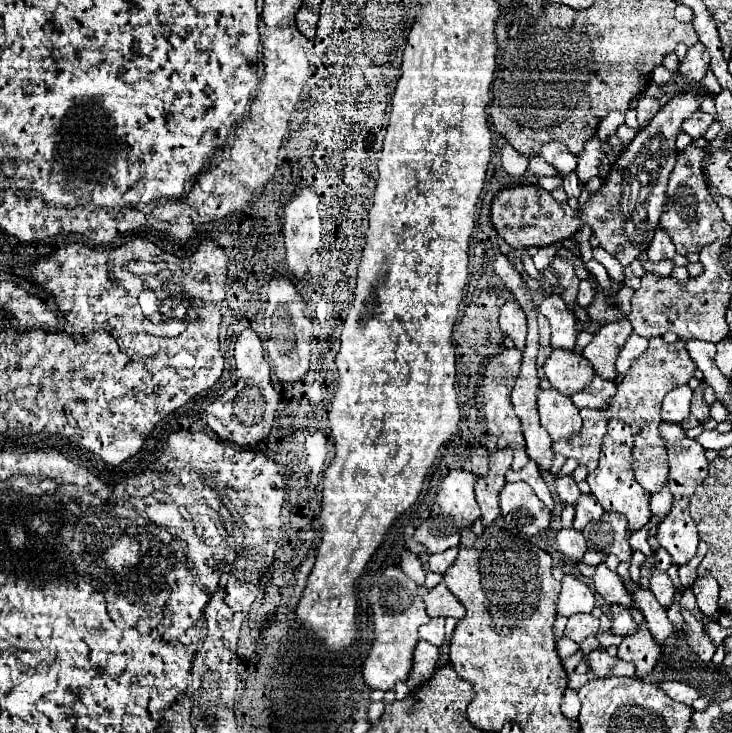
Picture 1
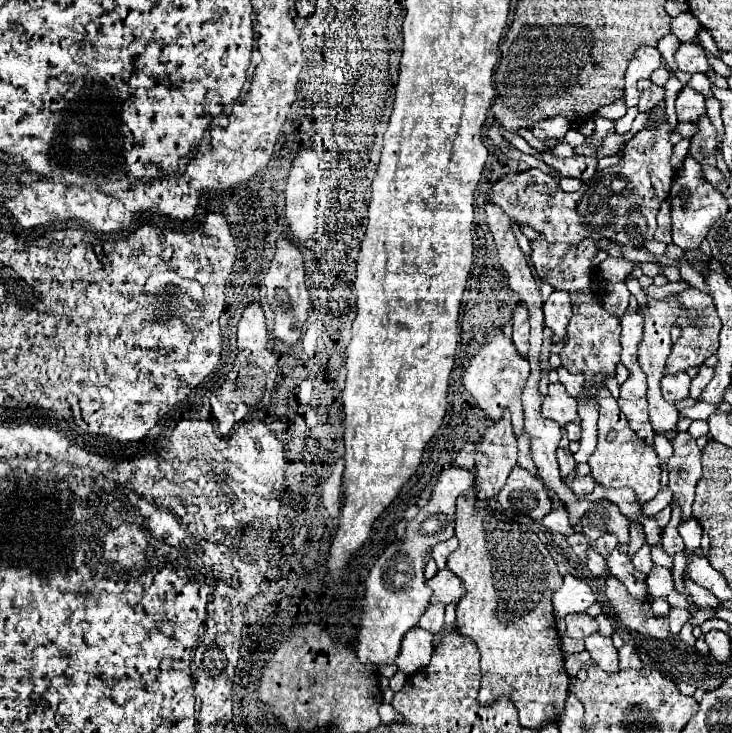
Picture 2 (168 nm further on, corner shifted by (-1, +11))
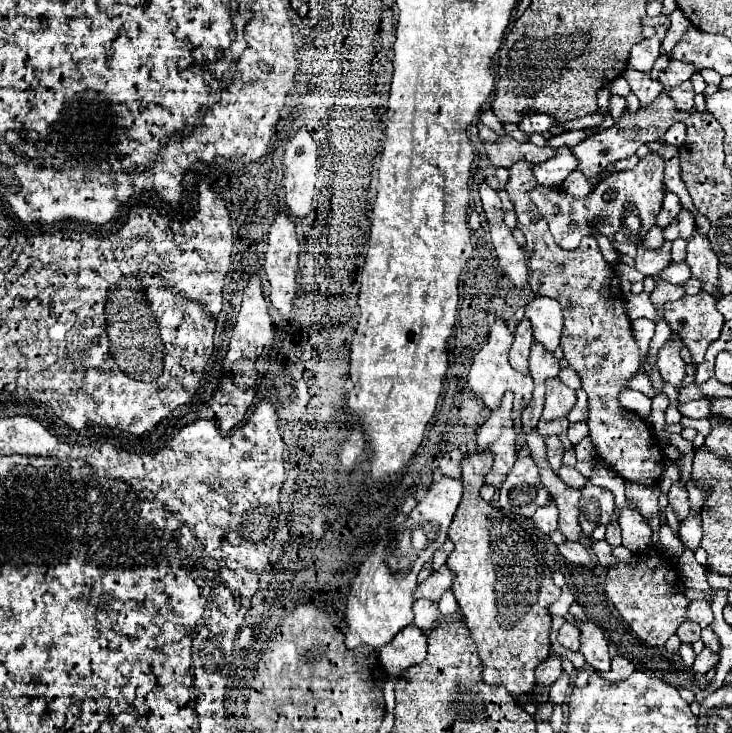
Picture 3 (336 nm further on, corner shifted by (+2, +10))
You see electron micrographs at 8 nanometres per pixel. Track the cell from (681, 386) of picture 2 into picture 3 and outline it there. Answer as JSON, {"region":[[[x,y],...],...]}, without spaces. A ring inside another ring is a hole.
{"region":[[[667,340],[667,344],[659,350],[659,360],[657,360],[659,372],[663,376],[665,382],[673,384],[675,388],[683,386],[683,378],[685,378],[685,360],[679,356],[679,348],[677,342]]]}

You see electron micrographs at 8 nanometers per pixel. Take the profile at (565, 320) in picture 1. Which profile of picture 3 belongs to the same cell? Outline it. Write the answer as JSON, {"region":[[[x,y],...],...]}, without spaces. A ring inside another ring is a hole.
{"region":[[[539,296],[527,304],[525,316],[531,320],[535,340],[541,342],[549,352],[553,352],[559,346],[559,338],[563,332],[561,304],[553,298]]]}

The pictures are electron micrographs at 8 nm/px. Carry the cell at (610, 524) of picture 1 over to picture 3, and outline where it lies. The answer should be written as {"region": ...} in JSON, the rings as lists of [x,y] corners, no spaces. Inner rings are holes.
{"region":[[[587,482],[587,486],[581,490],[581,502],[579,502],[579,526],[585,536],[591,536],[593,530],[603,524],[607,526],[615,518],[615,504],[613,494],[605,488],[593,486]]]}

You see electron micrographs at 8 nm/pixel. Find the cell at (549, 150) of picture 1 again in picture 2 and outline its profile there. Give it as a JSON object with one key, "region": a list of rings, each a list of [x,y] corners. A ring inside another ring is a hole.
{"region":[[[548,117],[544,121],[540,121],[538,125],[532,127],[532,133],[538,137],[538,139],[562,139],[568,131],[568,119],[566,117]]]}

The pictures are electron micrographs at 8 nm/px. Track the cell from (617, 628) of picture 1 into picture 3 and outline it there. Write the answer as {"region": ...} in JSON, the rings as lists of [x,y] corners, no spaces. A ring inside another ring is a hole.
{"region":[[[649,548],[643,554],[635,554],[633,564],[617,562],[617,566],[607,570],[605,590],[609,600],[615,604],[619,614],[631,626],[631,630],[651,646],[664,646],[670,636],[685,622],[685,608],[689,600],[681,594],[675,594],[679,582],[675,568],[665,568],[673,564],[655,548]]]}

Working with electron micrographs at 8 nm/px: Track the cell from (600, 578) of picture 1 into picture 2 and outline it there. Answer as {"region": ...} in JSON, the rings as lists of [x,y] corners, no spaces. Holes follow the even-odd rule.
{"region":[[[588,549],[586,555],[588,555],[586,567],[590,569],[590,573],[592,575],[604,575],[606,573],[606,561],[604,561],[604,557],[598,555],[594,549]]]}

